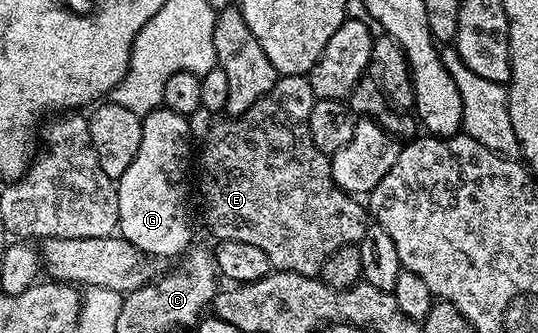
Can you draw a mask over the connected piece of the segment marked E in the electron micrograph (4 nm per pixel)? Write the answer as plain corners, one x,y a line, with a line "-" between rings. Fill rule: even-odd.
280,76
275,86
269,90
249,111
245,111
240,117
231,117
227,121
219,121
207,133
207,142
203,145
203,154
198,154
197,169
199,165
199,193
203,196
203,217
211,228
211,233
219,241
236,241
237,243
249,243
263,251
263,247
269,247
269,223
277,221
277,235
335,235
335,246
337,248
346,245
359,245
366,235
369,226
369,213
358,196
339,189
338,183
334,181
331,174
331,157
323,153
313,143
313,135
309,131
309,115
313,111
317,98
310,80
306,76
289,77

